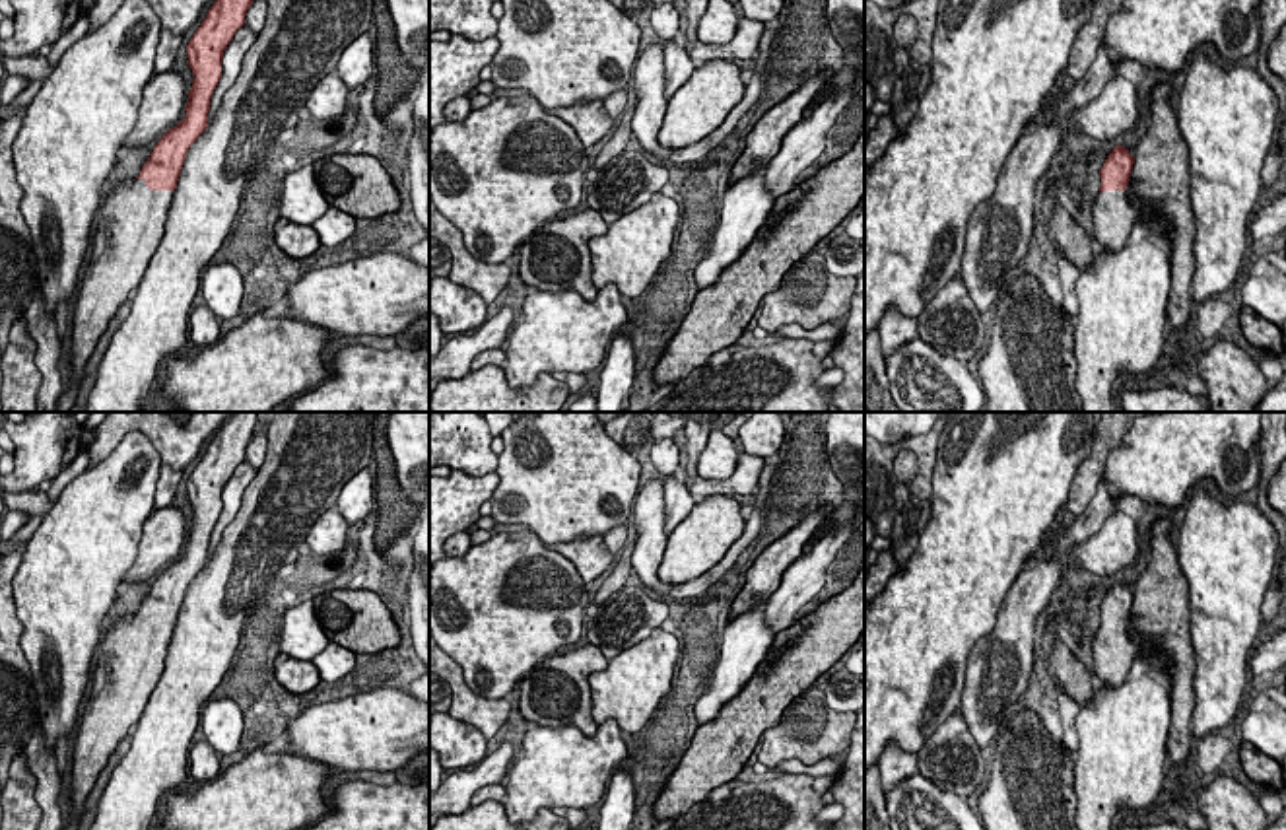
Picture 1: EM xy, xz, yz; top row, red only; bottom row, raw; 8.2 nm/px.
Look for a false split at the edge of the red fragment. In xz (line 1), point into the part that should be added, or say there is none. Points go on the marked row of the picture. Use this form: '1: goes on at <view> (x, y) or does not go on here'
1: does not go on here

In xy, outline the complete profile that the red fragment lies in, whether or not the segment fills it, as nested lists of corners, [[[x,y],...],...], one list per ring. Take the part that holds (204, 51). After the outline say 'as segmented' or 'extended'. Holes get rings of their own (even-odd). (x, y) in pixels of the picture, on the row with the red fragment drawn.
[[[216,0],[208,10],[204,21],[186,45],[188,66],[192,70],[192,87],[185,107],[185,119],[167,130],[153,146],[152,156],[142,165],[140,175],[128,185],[118,181],[99,204],[91,222],[95,229],[93,249],[87,259],[87,268],[82,280],[80,295],[74,309],[72,330],[72,385],[60,395],[56,412],[70,412],[76,402],[84,367],[93,354],[99,336],[105,332],[109,321],[118,307],[138,288],[150,259],[153,257],[165,233],[167,212],[177,189],[177,181],[188,148],[208,126],[208,111],[212,93],[221,78],[223,51],[233,35],[245,25],[247,10],[253,0]]]; extended

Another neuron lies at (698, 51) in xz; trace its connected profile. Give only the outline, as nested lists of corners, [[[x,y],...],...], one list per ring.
[[[740,17],[736,25],[736,35],[730,43],[725,45],[705,45],[695,41],[694,45],[686,43],[686,52],[692,60],[752,60],[758,56],[760,39],[763,35],[763,21]]]

